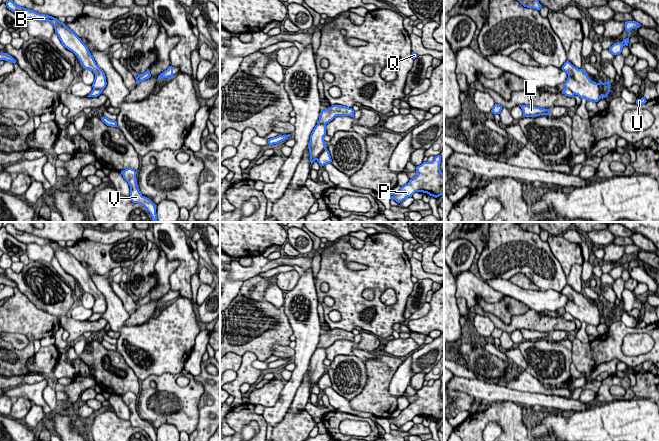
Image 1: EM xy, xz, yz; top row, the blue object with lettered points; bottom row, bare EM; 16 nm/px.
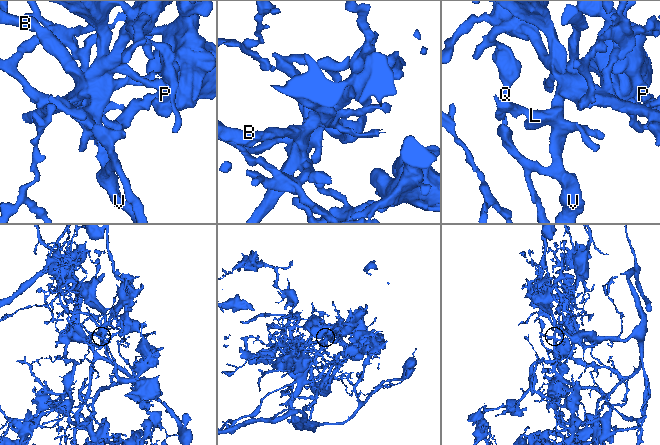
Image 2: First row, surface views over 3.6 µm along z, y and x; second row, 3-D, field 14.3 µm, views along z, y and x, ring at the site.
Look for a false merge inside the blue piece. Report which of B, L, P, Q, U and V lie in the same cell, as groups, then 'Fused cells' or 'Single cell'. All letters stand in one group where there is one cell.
Groups: B L P Q U V. Single cell

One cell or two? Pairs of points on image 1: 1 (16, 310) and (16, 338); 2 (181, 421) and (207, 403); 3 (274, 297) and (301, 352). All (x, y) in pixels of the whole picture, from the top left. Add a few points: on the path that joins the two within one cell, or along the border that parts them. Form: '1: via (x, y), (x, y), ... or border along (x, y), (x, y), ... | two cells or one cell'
1: border along (10, 332), (22, 333), (29, 343) | two cells
2: border along (203, 386), (198, 401), (198, 423), (194, 430) | two cells
3: border along (284, 293), (284, 303), (282, 305) | two cells

